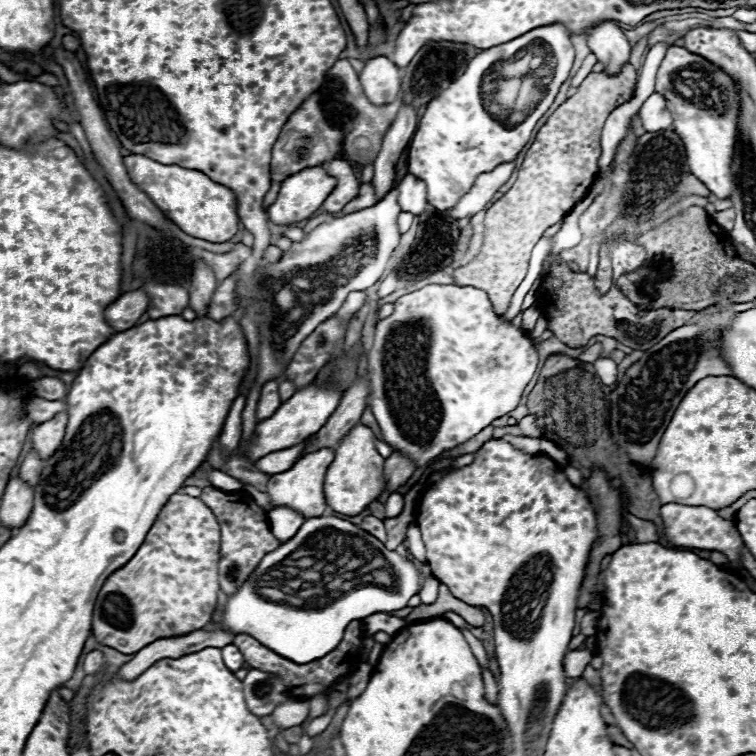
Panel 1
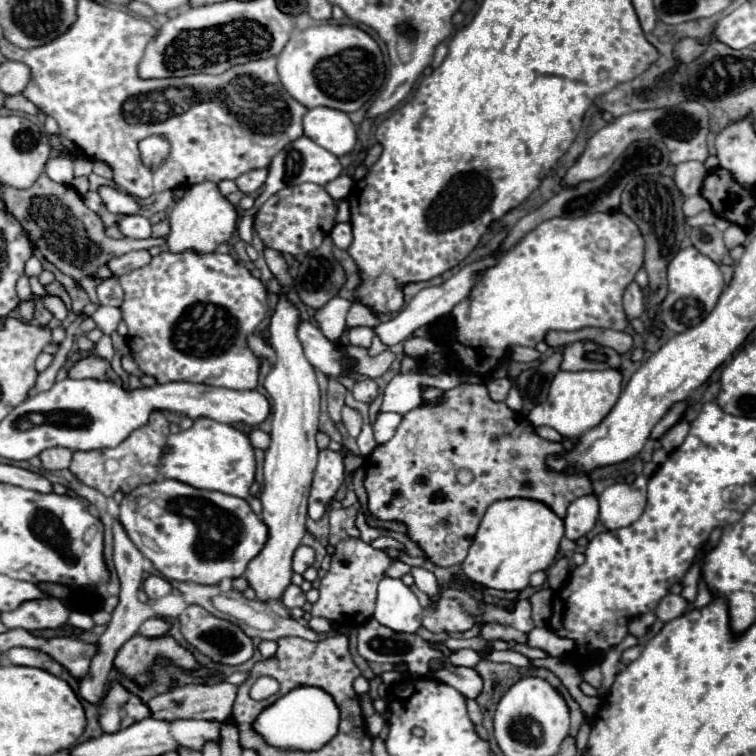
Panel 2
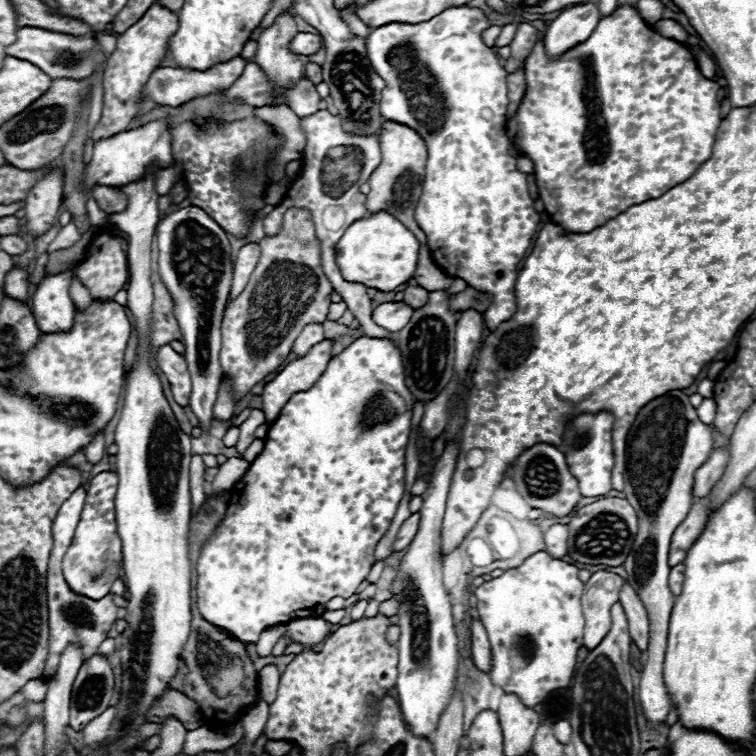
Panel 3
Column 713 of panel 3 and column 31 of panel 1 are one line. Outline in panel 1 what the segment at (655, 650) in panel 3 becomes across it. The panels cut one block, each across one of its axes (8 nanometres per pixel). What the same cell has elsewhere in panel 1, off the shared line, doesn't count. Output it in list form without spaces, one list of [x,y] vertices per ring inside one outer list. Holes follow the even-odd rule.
[[[58,414],[52,420],[46,420],[42,424],[36,424],[30,428],[32,434],[32,450],[42,458],[50,458],[54,450],[62,444],[66,432],[66,414]]]

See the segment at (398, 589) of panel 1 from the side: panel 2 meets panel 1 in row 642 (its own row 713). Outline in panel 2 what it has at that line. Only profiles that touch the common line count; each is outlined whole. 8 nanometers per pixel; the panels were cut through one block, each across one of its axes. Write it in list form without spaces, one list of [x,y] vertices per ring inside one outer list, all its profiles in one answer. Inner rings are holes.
[[[294,688],[280,700],[276,700],[272,706],[262,710],[258,720],[254,722],[254,730],[262,734],[262,738],[276,748],[298,748],[304,752],[312,752],[322,748],[322,744],[328,744],[336,732],[338,732],[340,712],[334,704],[332,696],[322,692],[320,688]]]

